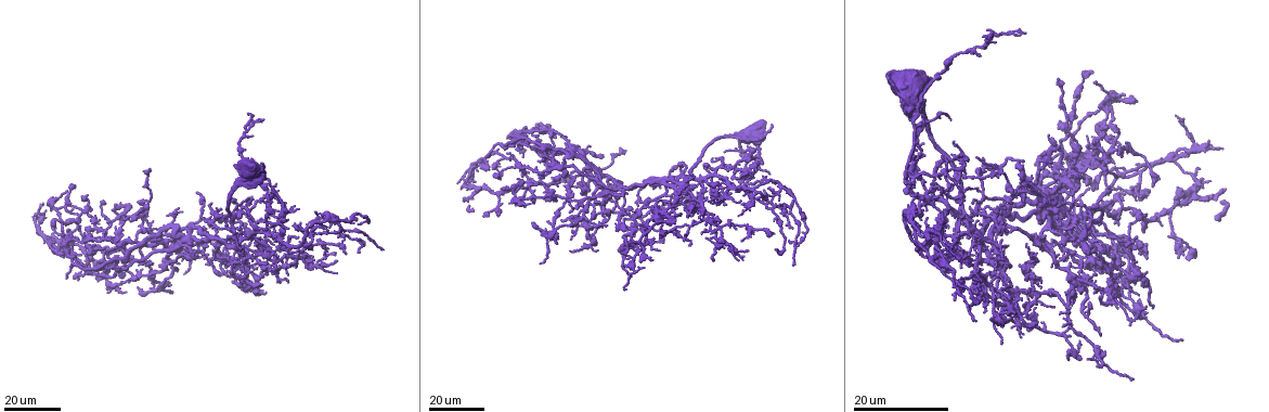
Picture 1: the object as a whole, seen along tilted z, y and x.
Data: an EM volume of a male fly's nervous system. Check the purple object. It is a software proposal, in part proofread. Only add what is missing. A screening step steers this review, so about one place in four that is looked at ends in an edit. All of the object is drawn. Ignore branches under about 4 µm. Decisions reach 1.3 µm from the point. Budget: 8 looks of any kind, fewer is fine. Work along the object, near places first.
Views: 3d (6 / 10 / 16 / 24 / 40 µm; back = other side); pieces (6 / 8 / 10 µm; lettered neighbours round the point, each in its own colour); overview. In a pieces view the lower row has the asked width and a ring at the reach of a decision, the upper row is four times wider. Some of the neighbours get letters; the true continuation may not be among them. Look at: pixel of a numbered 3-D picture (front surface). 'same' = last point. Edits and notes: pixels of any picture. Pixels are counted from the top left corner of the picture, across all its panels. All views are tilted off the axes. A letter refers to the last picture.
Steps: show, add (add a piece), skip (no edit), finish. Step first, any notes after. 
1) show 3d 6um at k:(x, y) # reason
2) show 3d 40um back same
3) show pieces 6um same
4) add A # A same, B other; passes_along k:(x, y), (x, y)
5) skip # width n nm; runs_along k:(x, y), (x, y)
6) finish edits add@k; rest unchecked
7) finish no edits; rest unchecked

show 3d 24um at 1:(978, 159) # long arm stops here

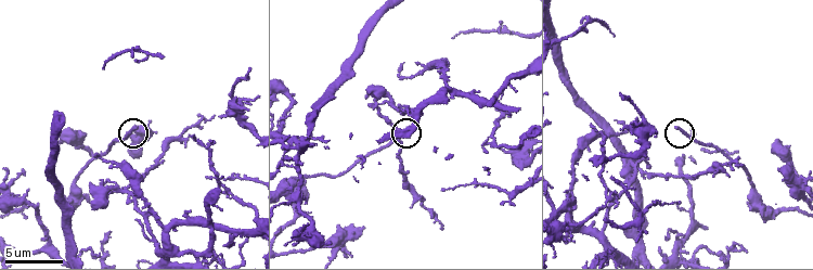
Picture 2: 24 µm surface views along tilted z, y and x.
show pieces 6um at 2:(134, 129)

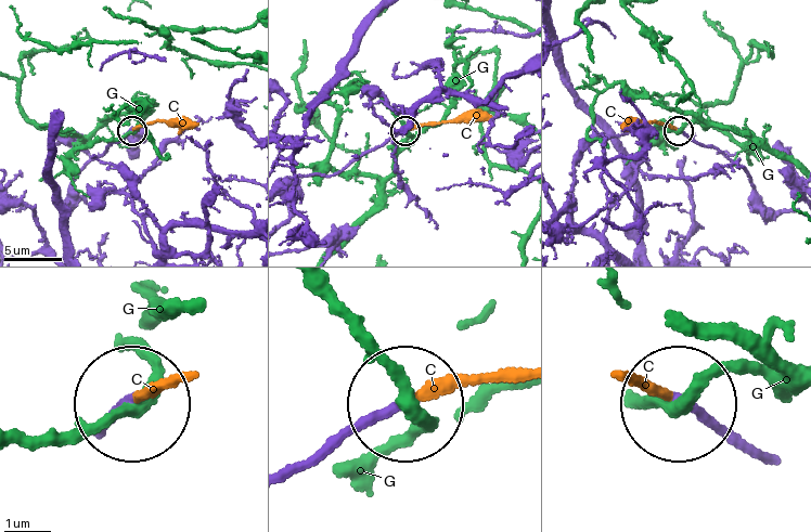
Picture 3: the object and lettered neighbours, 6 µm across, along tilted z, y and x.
add C # C same, G other; passes_along 3:(297, 474), (417, 399), (513, 380); it goes on there

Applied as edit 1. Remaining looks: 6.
show 3d 16um at 1:(954, 230) # free end

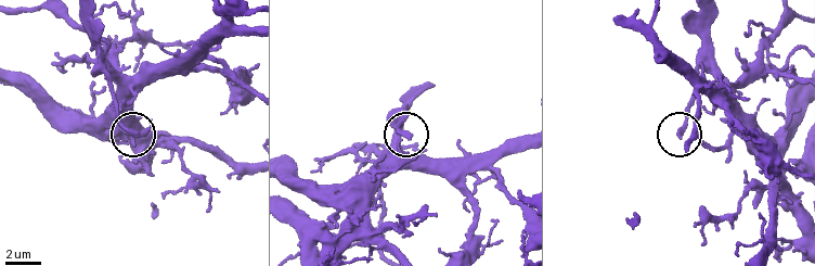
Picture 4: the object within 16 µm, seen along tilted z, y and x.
show pieces 8um at 4:(409, 134)

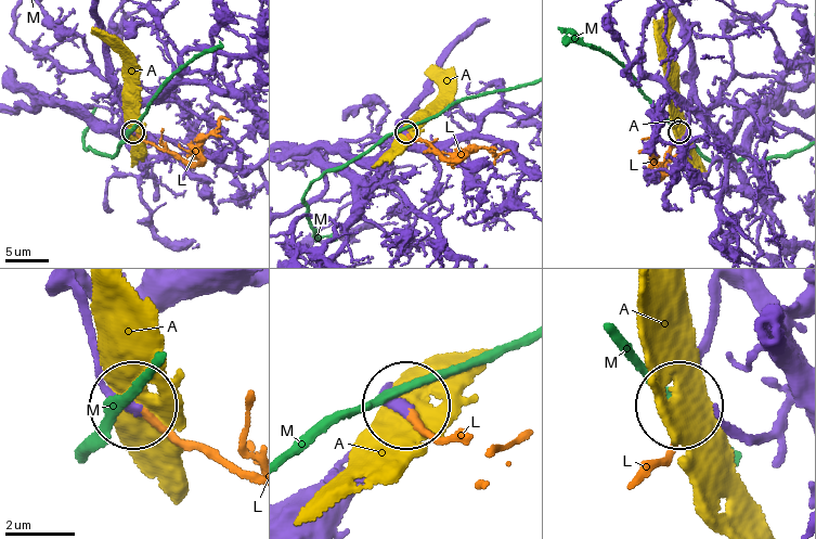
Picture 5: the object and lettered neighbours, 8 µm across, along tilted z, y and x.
add L # A other, L same, M other; passes_along 5:(712, 318), (669, 454), (650, 471); it goes on there

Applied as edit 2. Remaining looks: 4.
show 3d 24um at 1:(1011, 268) # branch stops here

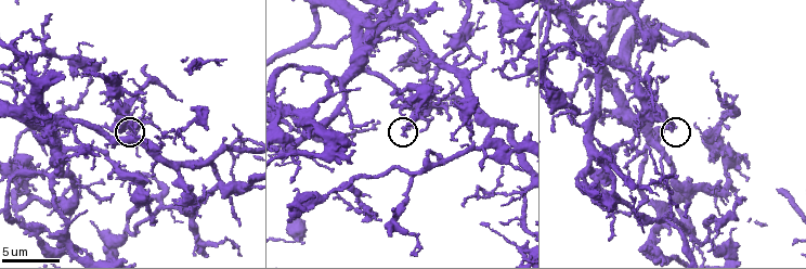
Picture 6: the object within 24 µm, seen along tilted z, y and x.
show pieces 6um at 6:(670, 131)

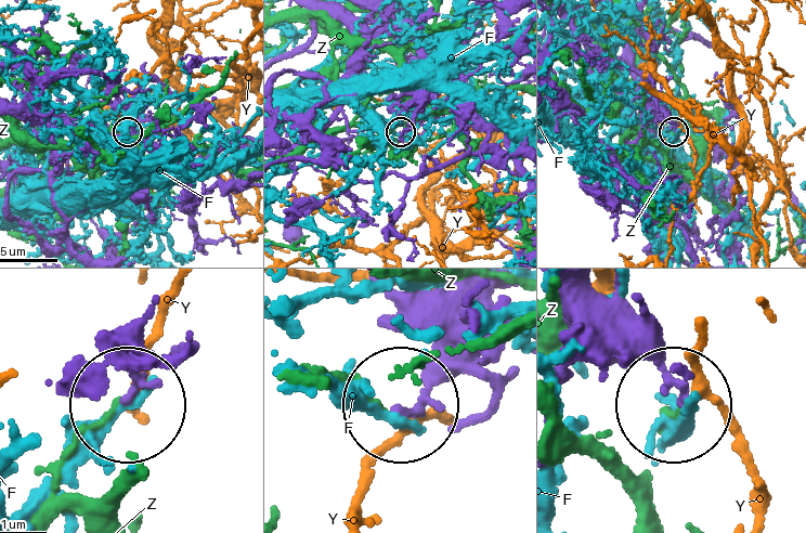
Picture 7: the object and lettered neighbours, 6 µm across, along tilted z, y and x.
skip # F other, Y other, Z other; runs_along 7:(586, 287), (676, 400); no lettered piece goes on from it

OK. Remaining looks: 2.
show 3d 24um at 1:(741, 241) # free end

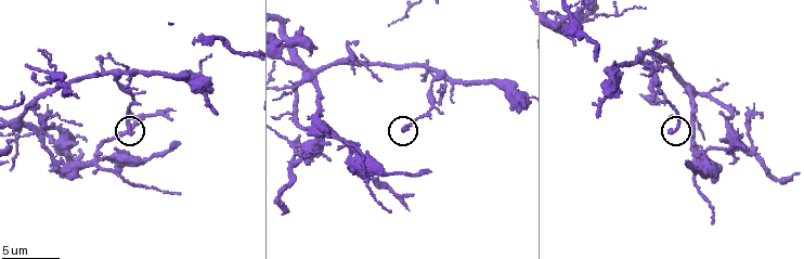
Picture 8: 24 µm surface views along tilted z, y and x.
show pieces 6um at 8:(128, 133) # see the neighbours

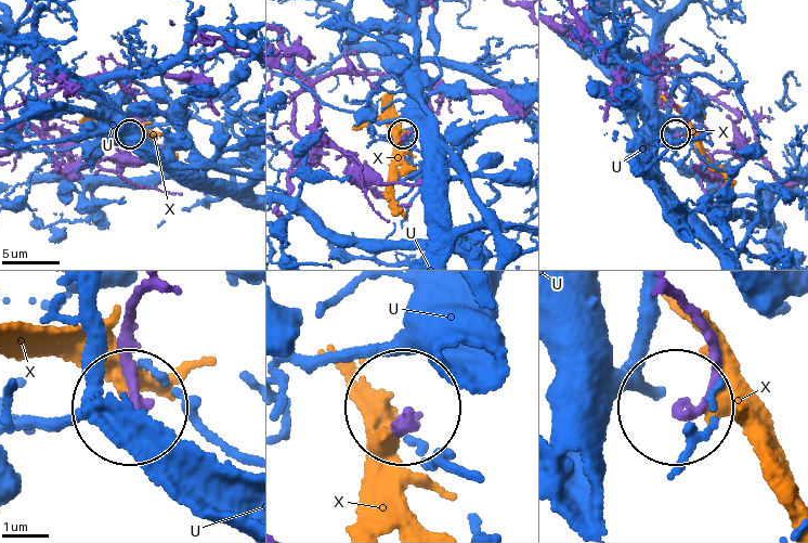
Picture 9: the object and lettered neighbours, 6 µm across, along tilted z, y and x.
skip # U other, X other; runs_along 9:(669, 288), (712, 364), (707, 385), (678, 406); no lettered piece goes on from it

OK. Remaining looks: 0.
finish edits add@3, add@5; rest unchecked

